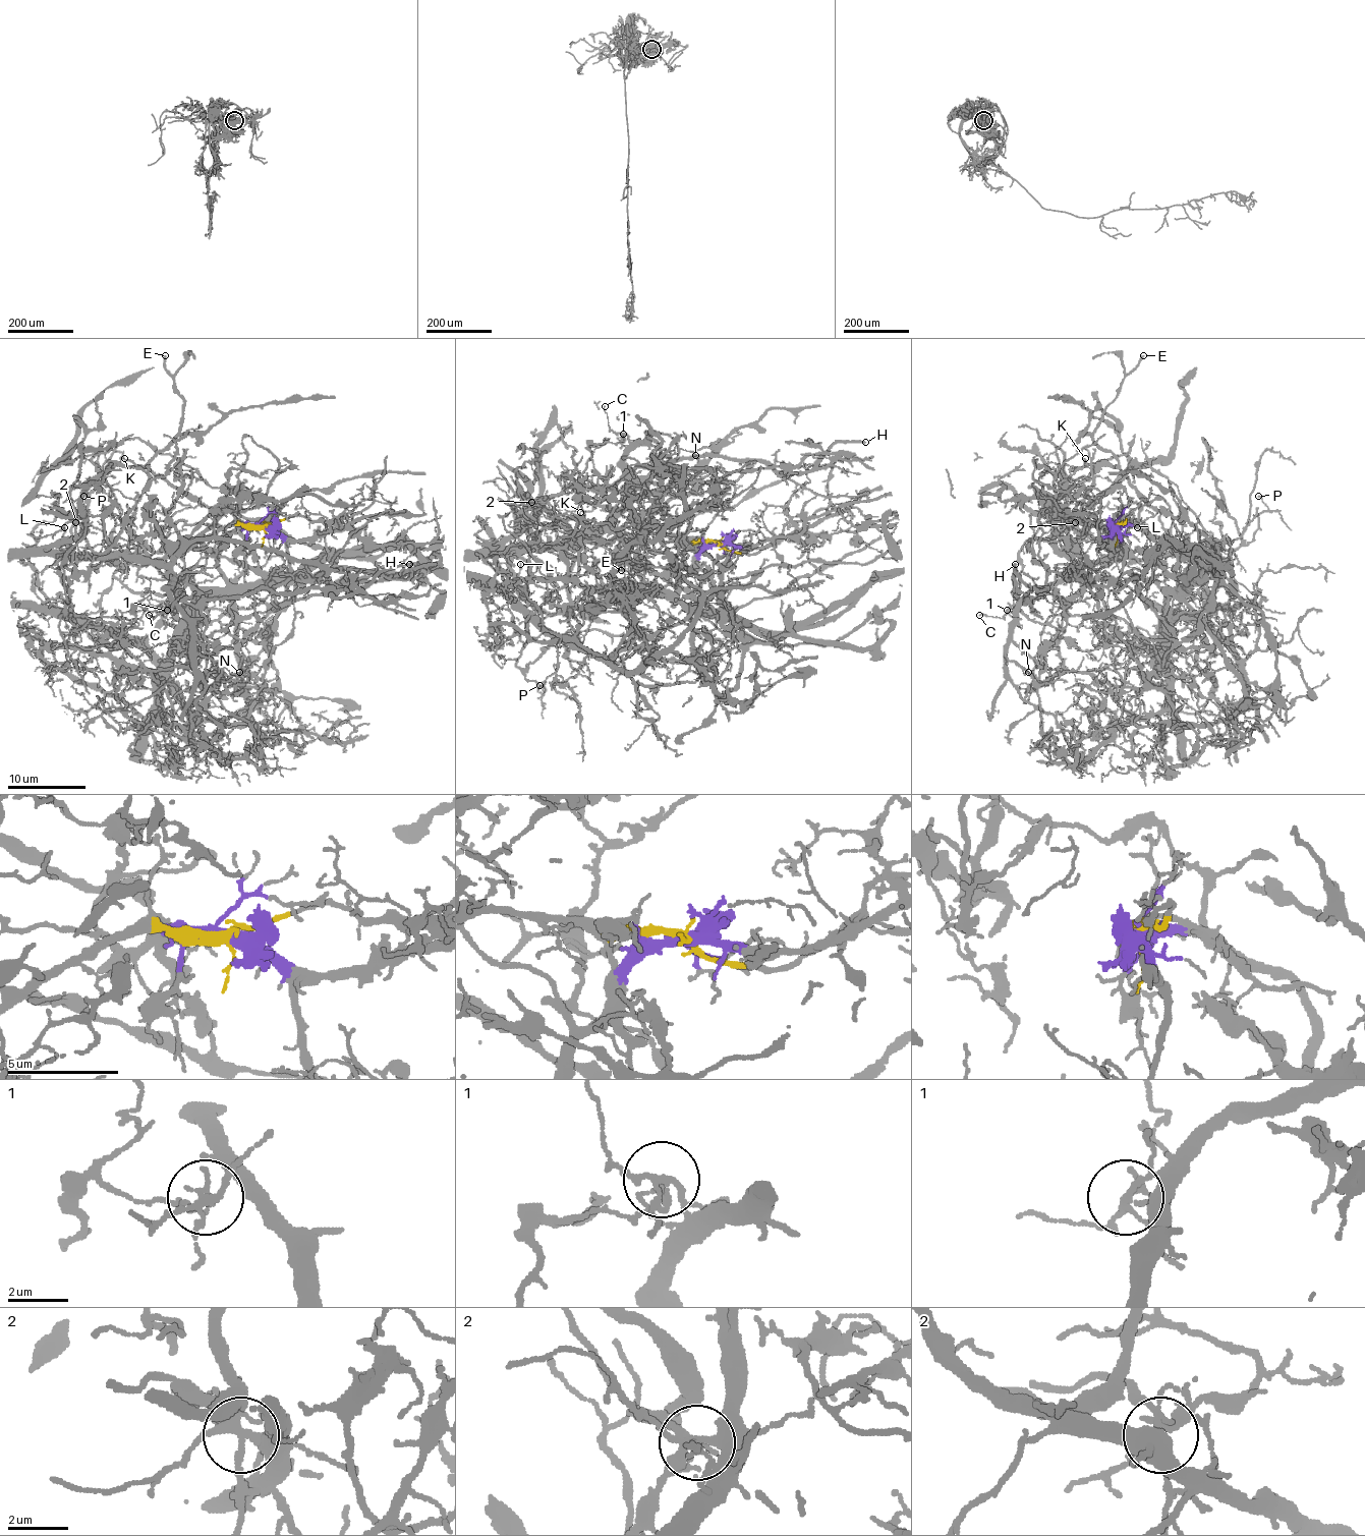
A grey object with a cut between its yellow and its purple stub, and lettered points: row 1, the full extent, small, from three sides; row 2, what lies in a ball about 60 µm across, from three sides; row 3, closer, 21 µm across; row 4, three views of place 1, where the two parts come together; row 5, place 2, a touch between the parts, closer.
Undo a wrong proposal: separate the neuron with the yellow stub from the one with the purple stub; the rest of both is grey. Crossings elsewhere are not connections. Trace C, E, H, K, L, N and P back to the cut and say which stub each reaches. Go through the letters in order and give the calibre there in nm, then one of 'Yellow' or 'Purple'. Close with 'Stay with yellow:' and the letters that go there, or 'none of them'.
C: Thickness 100 nm. Yellow
E: Thickness 220 nm. Yellow
H: Thickness 280 nm. Yellow
K: Thickness 160 nm. Yellow
L: Thickness 160 nm. Yellow
N: Thickness 130 nm. Yellow
P: Thickness 150 nm. Yellow
Stay with yellow: C, E, H, K, L, N, P

